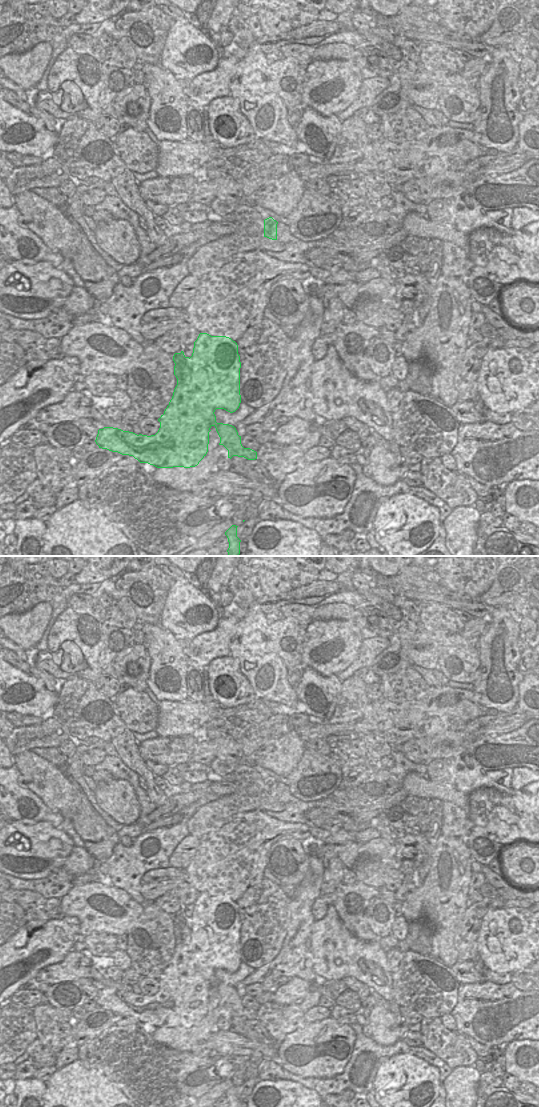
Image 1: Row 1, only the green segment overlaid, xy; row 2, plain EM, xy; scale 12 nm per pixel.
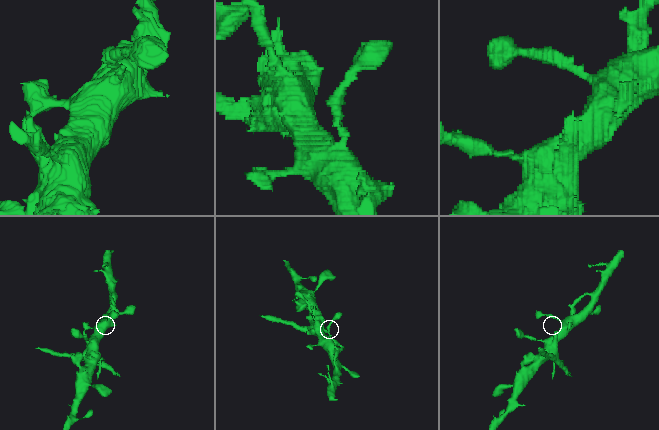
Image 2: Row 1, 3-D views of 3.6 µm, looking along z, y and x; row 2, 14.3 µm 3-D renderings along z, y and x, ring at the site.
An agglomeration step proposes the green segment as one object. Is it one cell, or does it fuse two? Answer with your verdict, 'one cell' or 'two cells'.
two cells

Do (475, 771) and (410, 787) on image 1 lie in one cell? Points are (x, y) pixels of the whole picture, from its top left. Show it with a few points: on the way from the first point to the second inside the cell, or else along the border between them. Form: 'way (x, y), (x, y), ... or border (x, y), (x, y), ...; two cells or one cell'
way (459, 781), (453, 787), (426, 787); one cell

